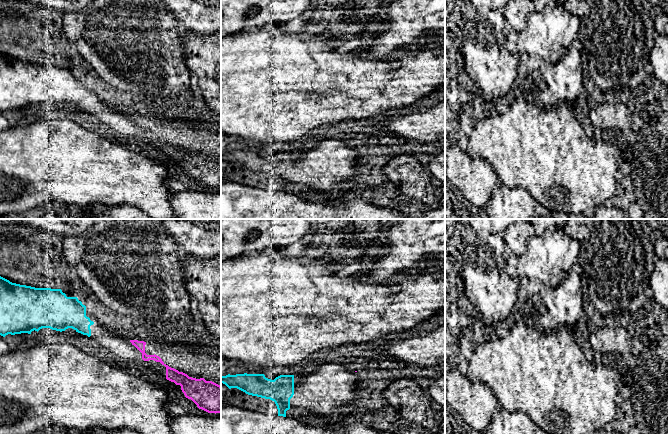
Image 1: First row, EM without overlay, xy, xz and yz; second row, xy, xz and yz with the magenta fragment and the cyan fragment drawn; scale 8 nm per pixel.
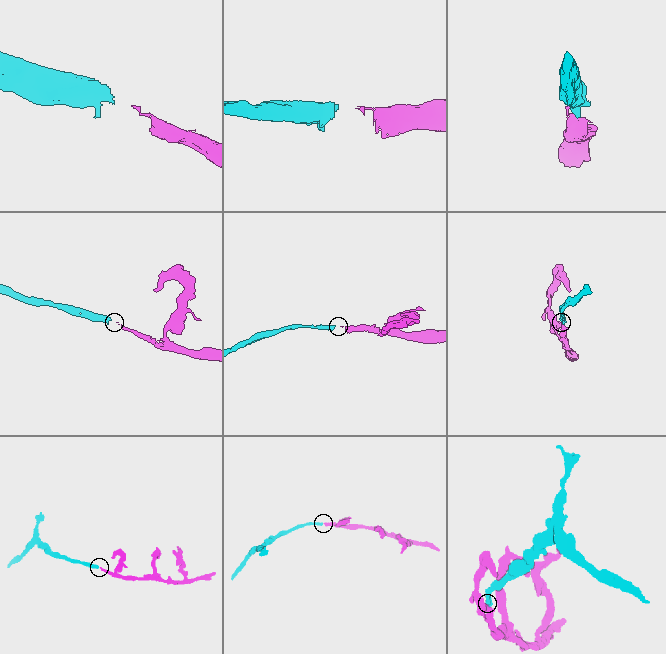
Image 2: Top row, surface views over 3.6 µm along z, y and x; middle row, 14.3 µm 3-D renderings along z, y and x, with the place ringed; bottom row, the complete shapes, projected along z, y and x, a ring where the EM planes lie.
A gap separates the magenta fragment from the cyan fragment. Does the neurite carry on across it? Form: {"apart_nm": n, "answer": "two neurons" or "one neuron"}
{"apart_nm": 320, "answer": "one neuron"}

